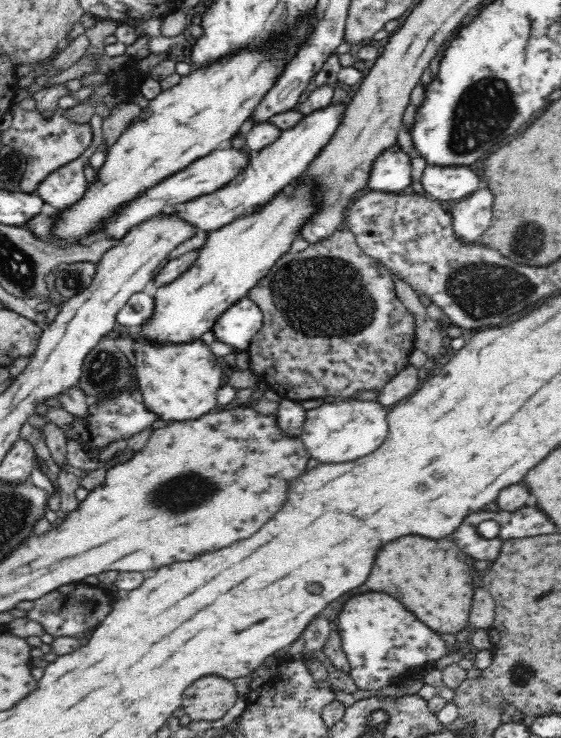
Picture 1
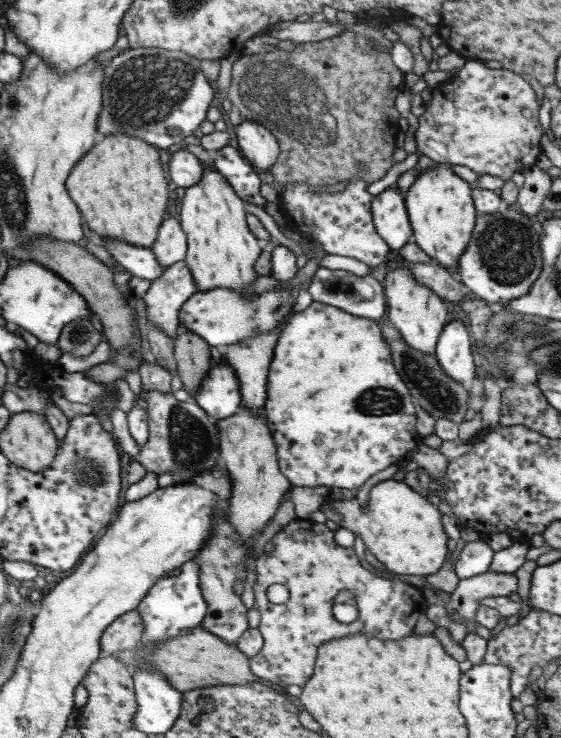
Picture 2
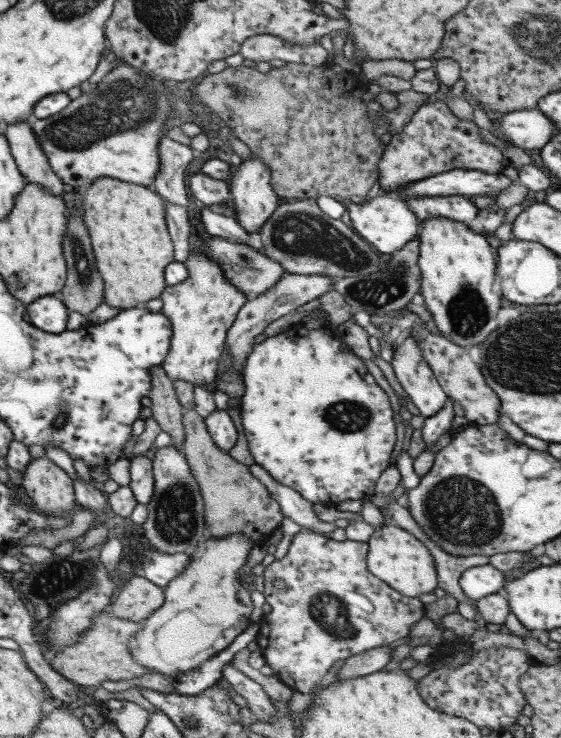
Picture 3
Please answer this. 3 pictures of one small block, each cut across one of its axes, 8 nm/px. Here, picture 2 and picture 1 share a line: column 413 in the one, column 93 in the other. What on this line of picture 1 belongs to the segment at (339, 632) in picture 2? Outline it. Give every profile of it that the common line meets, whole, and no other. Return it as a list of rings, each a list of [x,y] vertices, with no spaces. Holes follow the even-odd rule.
[[[78,581],[59,586],[55,591],[36,599],[25,618],[39,622],[44,632],[55,638],[72,636],[80,640],[88,630],[93,631],[104,620],[115,601],[114,593],[110,590]]]

